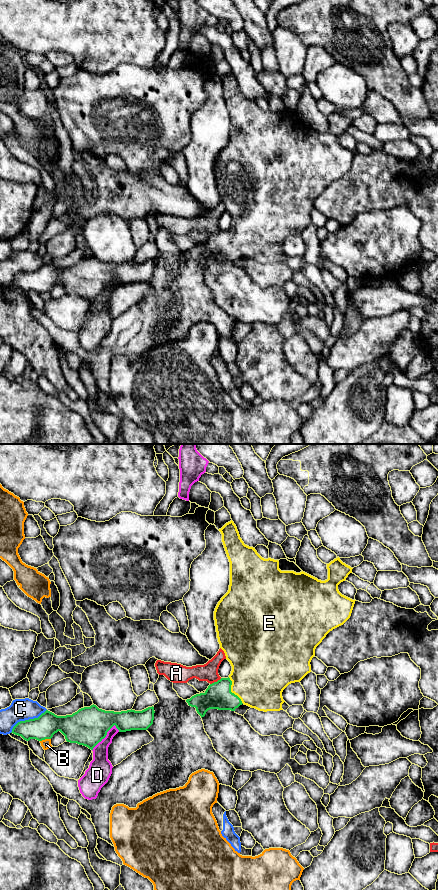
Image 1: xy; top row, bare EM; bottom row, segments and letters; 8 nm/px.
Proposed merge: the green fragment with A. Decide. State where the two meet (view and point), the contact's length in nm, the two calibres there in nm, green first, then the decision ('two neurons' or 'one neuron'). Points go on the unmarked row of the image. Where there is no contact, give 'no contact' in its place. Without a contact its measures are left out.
meets green in xy at (215, 234); contact 110 nm long; 220 nm thick on the green side, 150 nm on the other; two neurons

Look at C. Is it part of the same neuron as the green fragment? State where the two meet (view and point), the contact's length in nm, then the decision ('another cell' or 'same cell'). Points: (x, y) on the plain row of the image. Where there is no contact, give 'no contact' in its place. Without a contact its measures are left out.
contact xy (27, 272); length 340 nm; another cell

